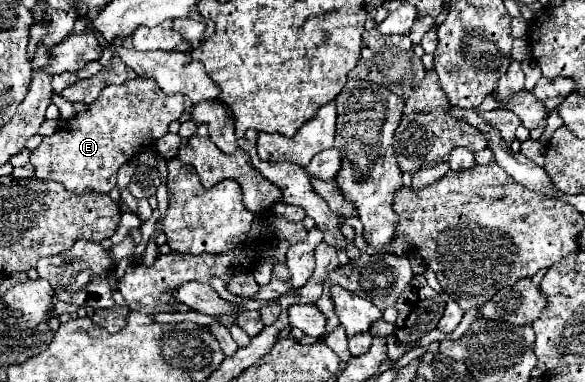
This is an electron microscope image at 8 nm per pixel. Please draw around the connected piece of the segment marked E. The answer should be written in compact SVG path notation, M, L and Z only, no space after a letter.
M136 77L132 81L126 81L124 85L108 85L102 89L98 99L90 105L86 113L77 114L74 119L67 122L64 128L58 129L54 135L44 137L40 147L36 147L30 153L30 163L36 169L38 179L52 179L60 181L68 191L84 193L86 189L94 189L100 193L110 193L116 185L116 173L118 169L128 163L142 147L154 145L158 137L168 133L168 123L180 119L184 113L184 95L164 93L154 79L148 77Z

